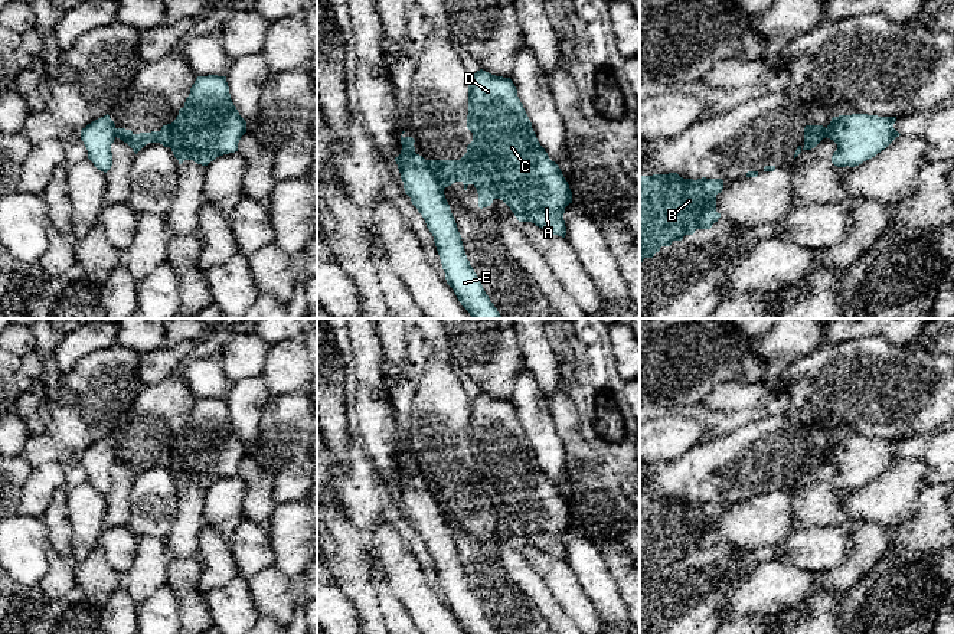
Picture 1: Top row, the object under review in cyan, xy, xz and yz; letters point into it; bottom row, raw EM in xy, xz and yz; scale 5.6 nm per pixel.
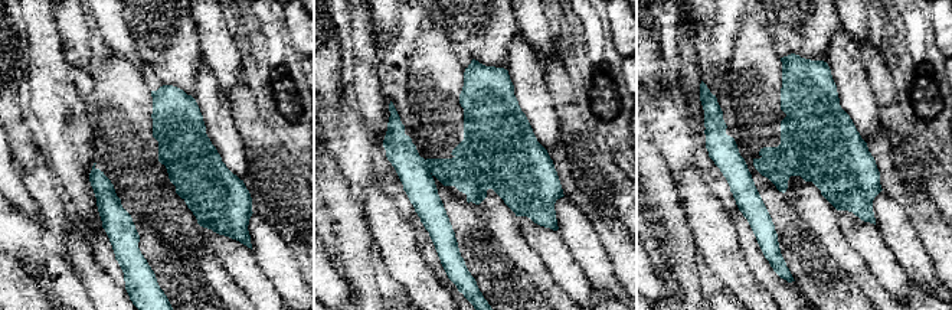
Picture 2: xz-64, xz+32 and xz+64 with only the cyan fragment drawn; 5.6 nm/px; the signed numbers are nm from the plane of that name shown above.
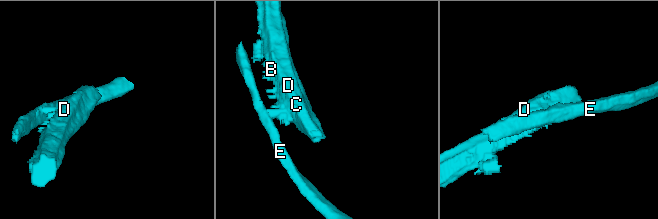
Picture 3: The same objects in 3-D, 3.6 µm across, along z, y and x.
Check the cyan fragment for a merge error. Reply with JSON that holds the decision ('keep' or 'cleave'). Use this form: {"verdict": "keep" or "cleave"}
{"verdict": "cleave"}

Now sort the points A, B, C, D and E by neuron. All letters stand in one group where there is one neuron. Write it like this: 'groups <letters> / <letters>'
groups A B C D / E

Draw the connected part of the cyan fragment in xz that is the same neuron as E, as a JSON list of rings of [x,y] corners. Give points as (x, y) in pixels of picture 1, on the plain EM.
[[[401,458],[402,473],[395,480],[395,484],[405,516],[422,537],[427,550],[434,559],[447,607],[454,612],[467,634],[497,634],[467,582],[463,561],[444,512],[428,490],[427,483],[415,476],[414,465],[412,460],[404,461]]]

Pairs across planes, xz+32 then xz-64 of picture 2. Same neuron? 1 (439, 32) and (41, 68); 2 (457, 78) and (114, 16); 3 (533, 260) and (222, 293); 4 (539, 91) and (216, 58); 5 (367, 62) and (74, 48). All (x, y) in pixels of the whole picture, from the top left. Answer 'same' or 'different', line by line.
1: different
2: different
3: different
4: different
5: different

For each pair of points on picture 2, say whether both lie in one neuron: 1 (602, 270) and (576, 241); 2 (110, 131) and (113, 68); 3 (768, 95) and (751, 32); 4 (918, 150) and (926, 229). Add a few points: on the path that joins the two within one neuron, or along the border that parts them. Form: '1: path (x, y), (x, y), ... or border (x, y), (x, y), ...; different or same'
1: path (595, 263), (584, 248); same
2: path (113, 116), (113, 84); same
3: path (752, 80), (752, 48); same
4: border (931, 198), (936, 205); different

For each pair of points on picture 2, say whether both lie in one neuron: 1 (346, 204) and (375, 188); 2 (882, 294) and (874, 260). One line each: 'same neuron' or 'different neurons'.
1: different neurons
2: different neurons

